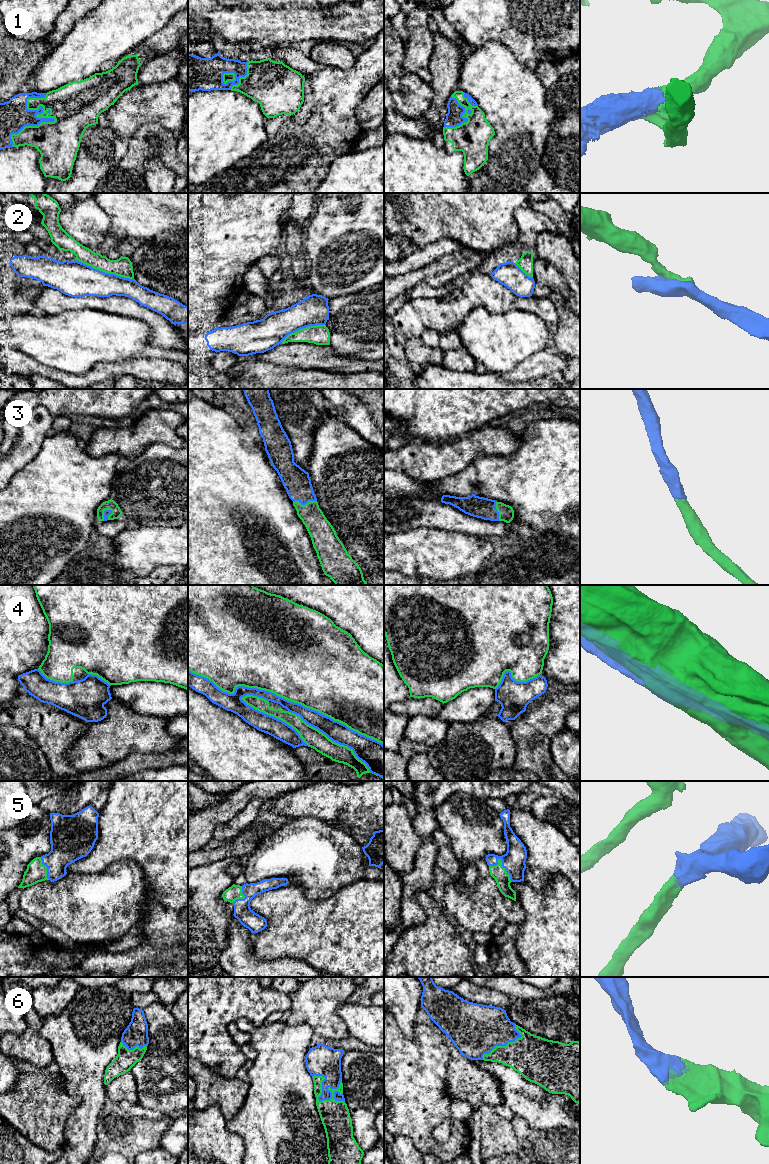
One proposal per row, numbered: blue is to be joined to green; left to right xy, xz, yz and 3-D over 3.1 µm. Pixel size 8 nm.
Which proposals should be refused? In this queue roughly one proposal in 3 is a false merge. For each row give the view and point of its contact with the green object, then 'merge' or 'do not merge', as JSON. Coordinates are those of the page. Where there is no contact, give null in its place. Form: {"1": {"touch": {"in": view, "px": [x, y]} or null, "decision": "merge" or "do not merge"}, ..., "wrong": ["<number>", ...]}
{"1": {"touch": {"in": "xy", "px": [44, 117]}, "decision": "merge"}, "2": {"touch": {"in": "xy", "px": [105, 272]}, "decision": "do not merge"}, "3": {"touch": {"in": "xz", "px": [305, 504]}, "decision": "merge"}, "4": {"touch": {"in": "xz", "px": [285, 698]}, "decision": "do not merge"}, "5": {"touch": {"in": "yz", "px": [501, 864]}, "decision": "merge"}, "6": {"touch": {"in": "xz", "px": [319, 1095]}, "decision": "merge"}, "wrong": ["2", "4"]}

